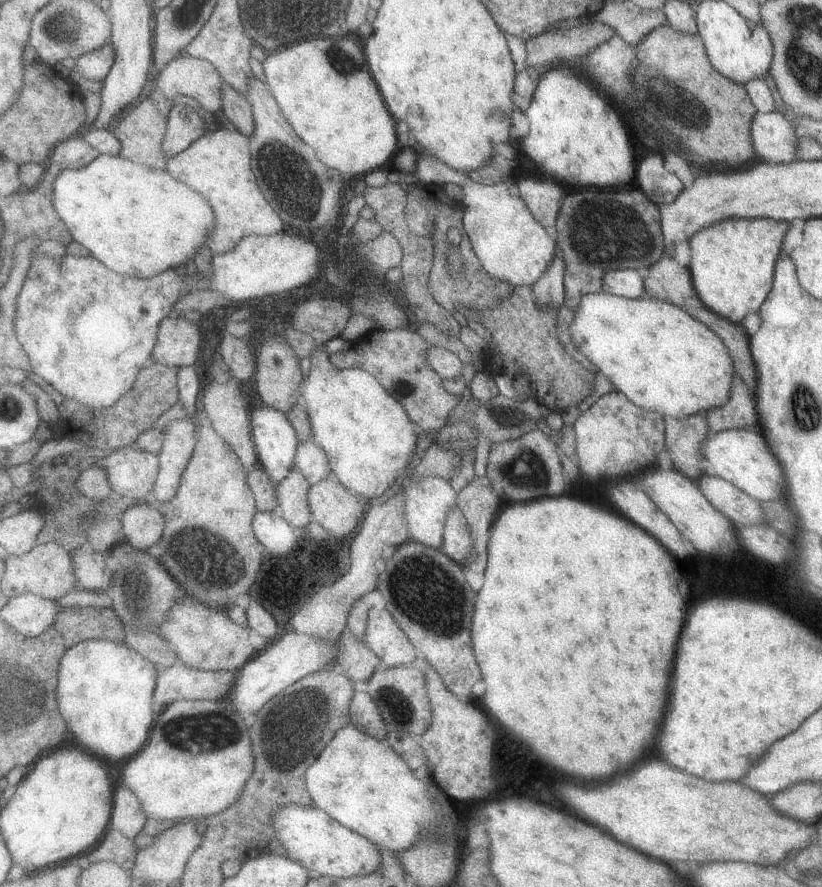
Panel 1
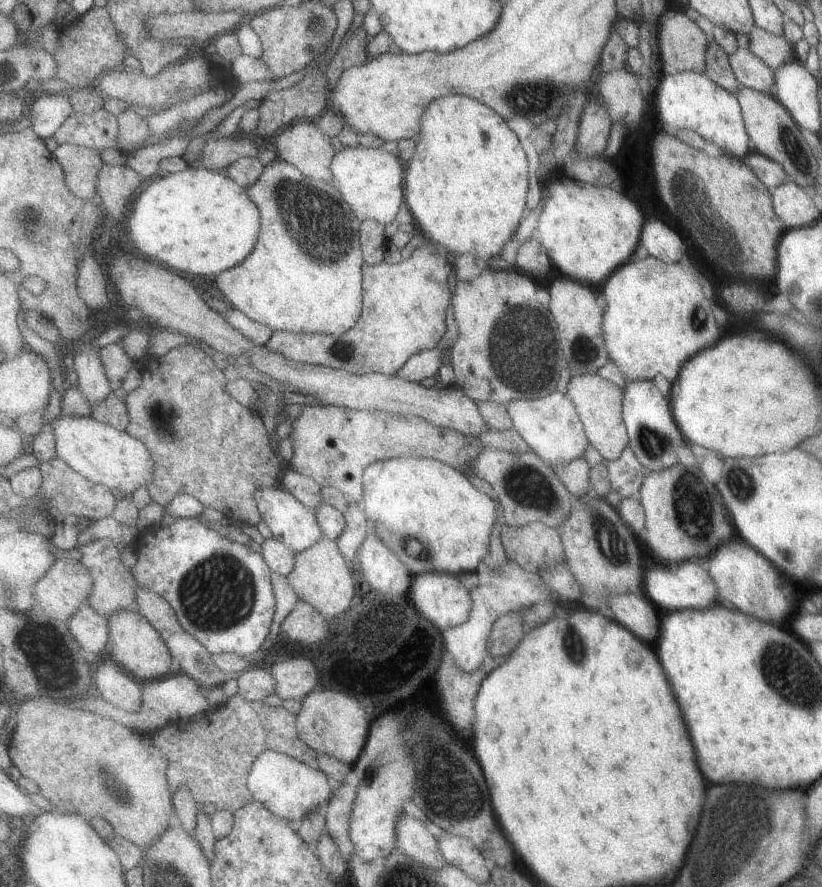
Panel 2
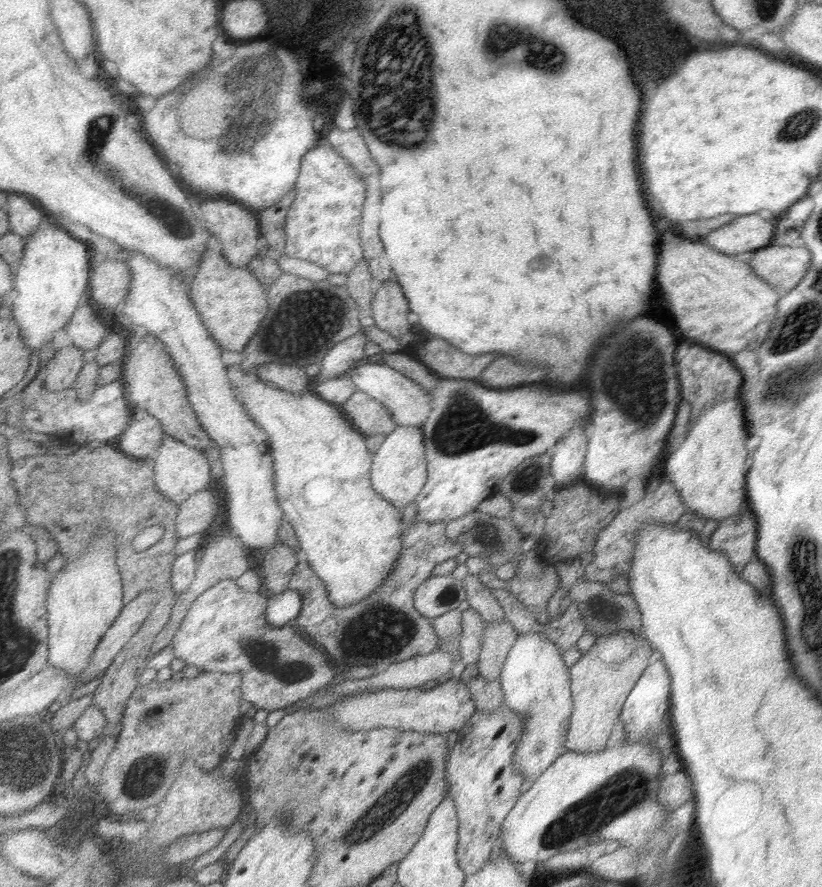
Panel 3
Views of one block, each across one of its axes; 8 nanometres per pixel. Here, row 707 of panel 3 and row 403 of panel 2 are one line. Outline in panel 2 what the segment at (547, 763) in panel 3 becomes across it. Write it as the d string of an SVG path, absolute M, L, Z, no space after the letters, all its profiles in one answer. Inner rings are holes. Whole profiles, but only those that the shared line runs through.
M555 392L539 400L511 400L507 406L515 422L515 428L525 436L533 452L541 454L541 458L545 458L545 462L549 462L553 468L561 468L575 460L583 460L591 440L585 430L581 412L577 410L577 404L569 394Z

